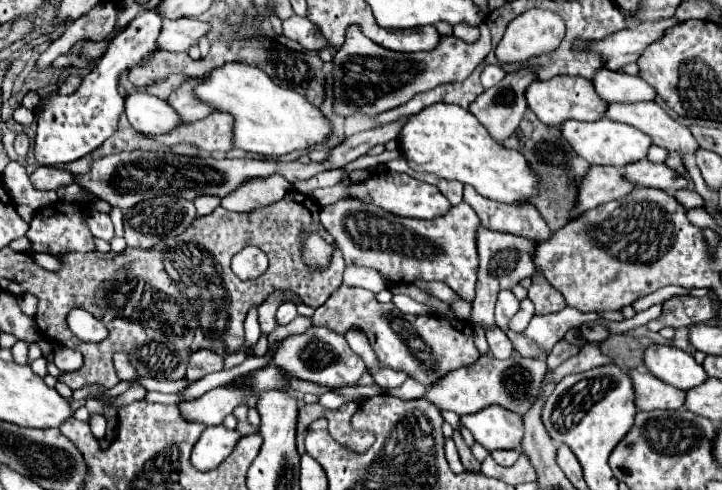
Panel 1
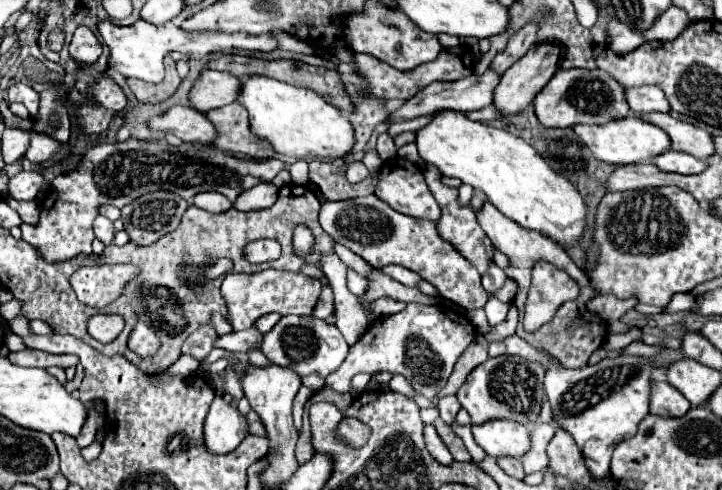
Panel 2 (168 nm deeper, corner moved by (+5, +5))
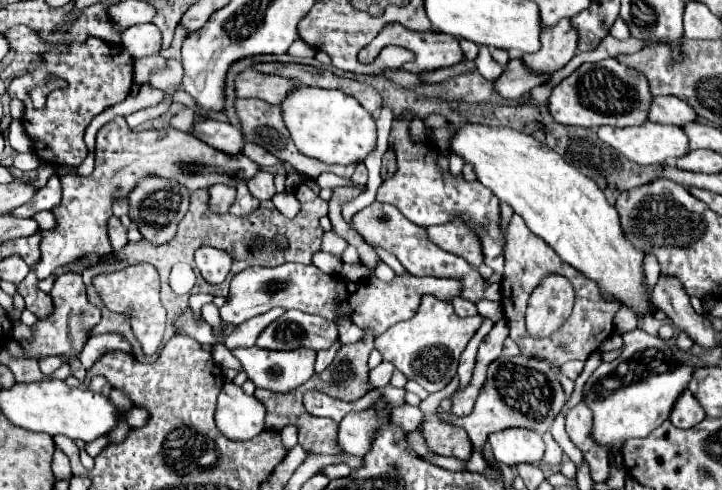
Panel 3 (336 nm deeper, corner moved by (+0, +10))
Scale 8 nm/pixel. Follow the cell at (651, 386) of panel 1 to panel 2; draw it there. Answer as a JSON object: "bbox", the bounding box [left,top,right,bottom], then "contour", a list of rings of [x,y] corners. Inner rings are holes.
{"bbox":[650,380,690,416],"contour":[[[652,380],[650,414],[658,416],[684,416],[690,410],[690,402],[668,382]]]}

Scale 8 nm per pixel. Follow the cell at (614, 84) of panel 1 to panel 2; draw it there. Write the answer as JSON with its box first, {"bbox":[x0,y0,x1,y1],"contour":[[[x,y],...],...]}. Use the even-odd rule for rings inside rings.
{"bbox":[624,86,670,112],"contour":[[[658,86],[624,88],[624,96],[632,112],[670,112],[670,104]]]}

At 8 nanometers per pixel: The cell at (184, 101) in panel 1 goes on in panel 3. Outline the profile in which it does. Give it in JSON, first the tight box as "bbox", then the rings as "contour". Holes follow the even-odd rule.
{"bbox":[235,69,299,105],"contour":[[[255,69],[243,71],[235,81],[237,97],[257,97],[273,105],[279,105],[289,95],[289,89],[297,89],[297,87],[299,83],[291,79],[277,75],[263,75]]]}

